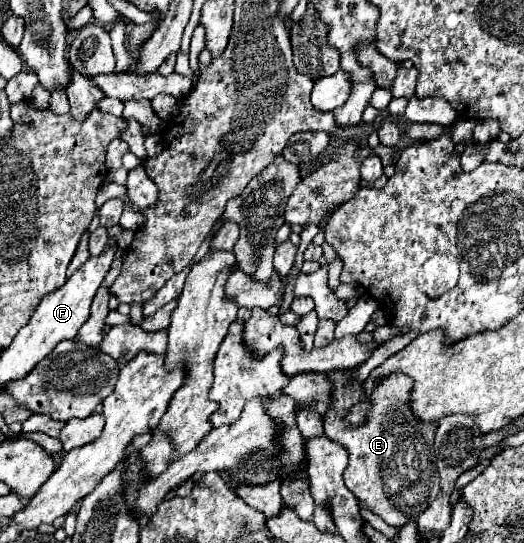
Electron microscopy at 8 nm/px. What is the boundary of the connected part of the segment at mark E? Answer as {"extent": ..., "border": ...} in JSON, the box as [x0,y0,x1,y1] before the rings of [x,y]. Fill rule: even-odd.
{"extent":[325,373,439,527],"border":[[[345,373],[335,379],[333,407],[325,417],[325,435],[347,449],[349,465],[343,473],[347,489],[367,505],[369,511],[379,515],[391,527],[403,527],[411,519],[417,519],[439,493],[439,475],[433,457],[433,437],[436,425],[417,421],[407,407],[411,379],[405,375],[391,375],[381,381],[373,391],[373,407],[367,415],[367,423],[361,427],[347,427],[341,419],[361,399],[363,387],[347,389],[351,381]]]}

